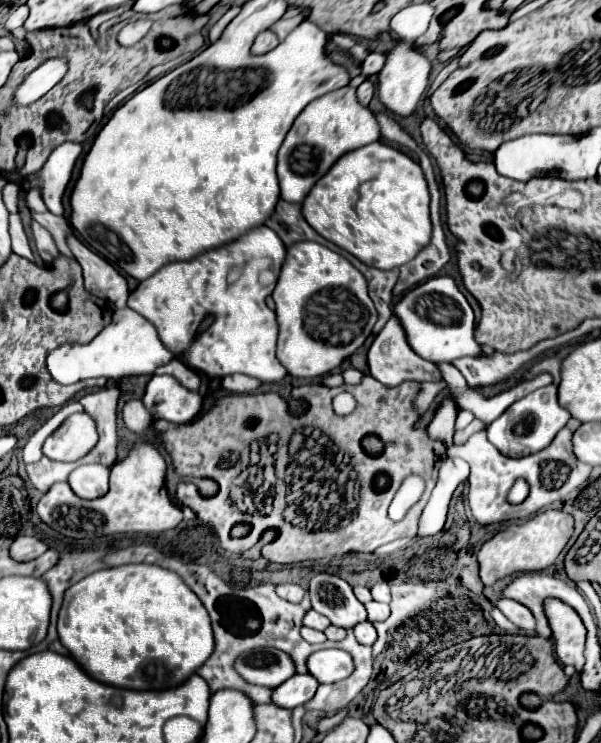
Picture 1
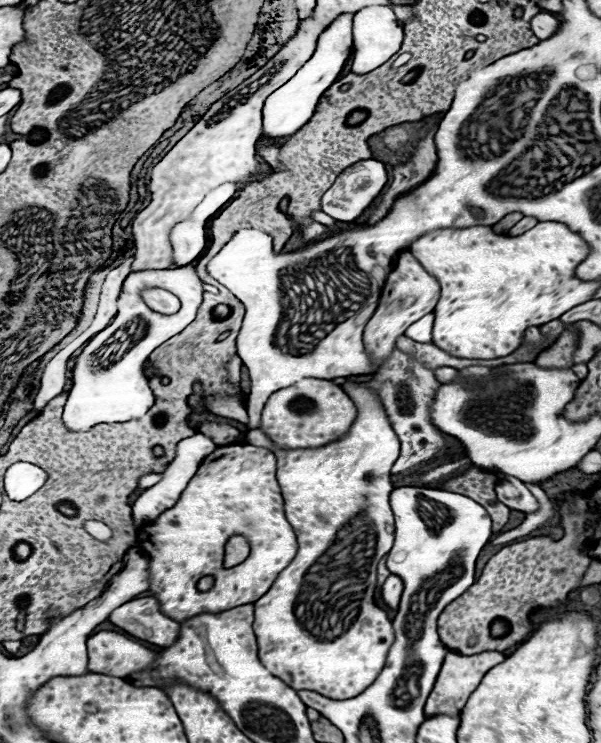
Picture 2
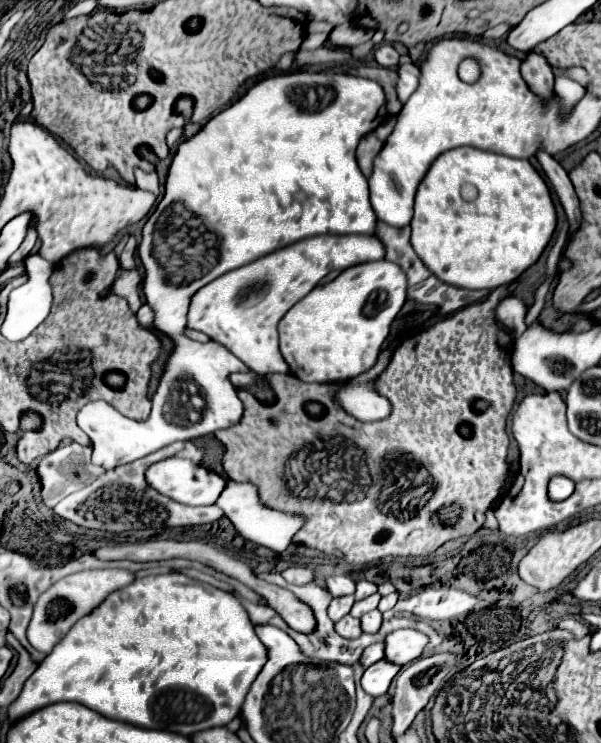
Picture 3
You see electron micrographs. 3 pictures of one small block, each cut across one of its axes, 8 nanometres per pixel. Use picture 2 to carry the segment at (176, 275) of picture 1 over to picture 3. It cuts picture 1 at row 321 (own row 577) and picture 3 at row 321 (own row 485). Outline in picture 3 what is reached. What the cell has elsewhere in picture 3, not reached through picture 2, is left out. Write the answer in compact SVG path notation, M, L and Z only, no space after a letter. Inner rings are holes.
M312 236L270 252L246 266L240 266L204 288L200 288L190 304L188 328L208 334L214 342L224 344L252 372L266 376L272 372L288 372L288 364L278 348L276 324L300 298L304 298L328 272L346 270L356 264L382 260L384 244L376 236Z

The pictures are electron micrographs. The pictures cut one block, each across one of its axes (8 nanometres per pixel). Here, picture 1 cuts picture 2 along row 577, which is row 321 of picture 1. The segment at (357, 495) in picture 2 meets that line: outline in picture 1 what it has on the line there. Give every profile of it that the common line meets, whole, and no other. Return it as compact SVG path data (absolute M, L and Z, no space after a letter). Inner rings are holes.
M306 240L288 248L272 298L280 326L276 356L288 374L298 378L316 378L332 372L366 342L378 320L364 274L344 256L318 242Z

